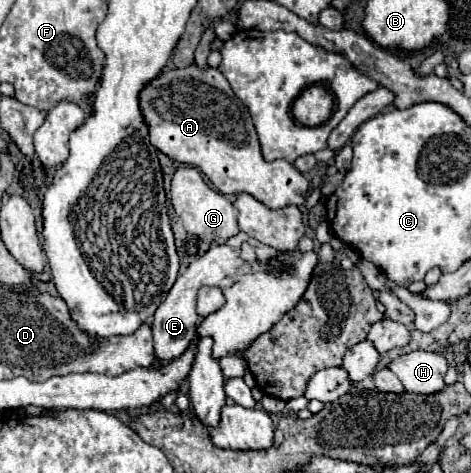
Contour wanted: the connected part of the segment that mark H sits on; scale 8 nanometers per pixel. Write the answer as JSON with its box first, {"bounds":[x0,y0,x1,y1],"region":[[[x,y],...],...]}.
{"bounds":[388,351,448,395],"region":[[[410,351],[394,359],[388,369],[400,379],[406,391],[432,395],[444,389],[444,373],[448,361],[442,353]]]}

